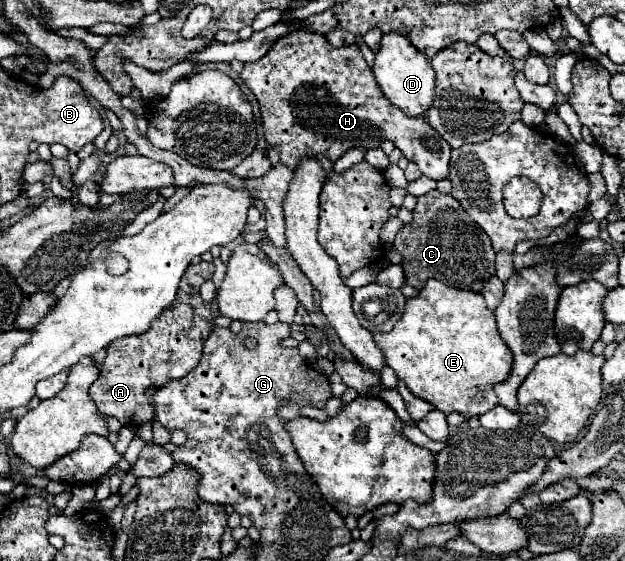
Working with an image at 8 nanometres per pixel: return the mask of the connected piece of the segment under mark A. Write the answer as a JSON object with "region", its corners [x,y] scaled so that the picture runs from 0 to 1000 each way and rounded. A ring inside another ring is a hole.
{"region":[[[339,467],[304,471],[294,485],[278,542],[243,574],[240,588],[224,599],[205,599],[173,617],[173,635],[160,656],[160,674],[144,688],[144,706],[157,731],[170,742],[186,742],[192,756],[230,756],[246,749],[246,734],[234,717],[234,692],[240,684],[266,684],[275,674],[298,670],[323,635],[323,613],[339,592],[339,567],[349,563],[346,542],[330,545],[320,531],[320,510],[342,488]]]}

